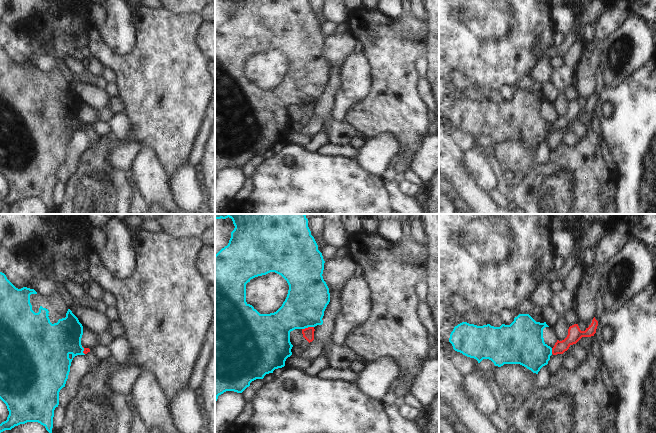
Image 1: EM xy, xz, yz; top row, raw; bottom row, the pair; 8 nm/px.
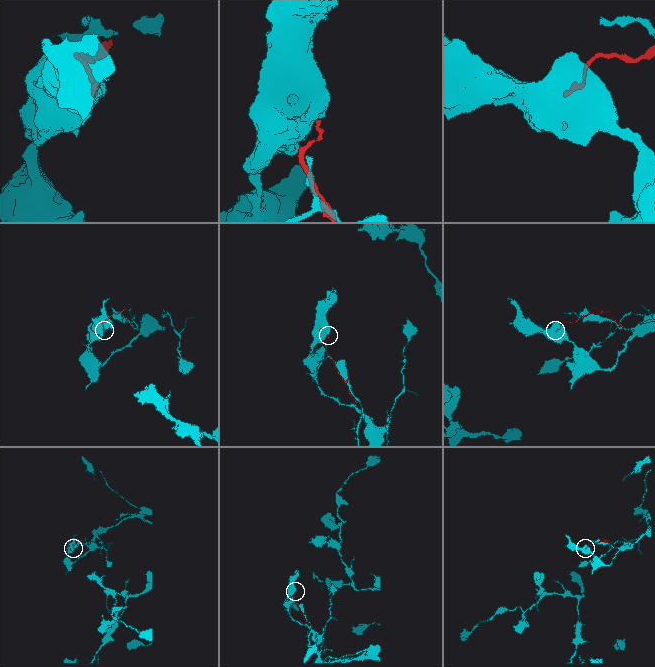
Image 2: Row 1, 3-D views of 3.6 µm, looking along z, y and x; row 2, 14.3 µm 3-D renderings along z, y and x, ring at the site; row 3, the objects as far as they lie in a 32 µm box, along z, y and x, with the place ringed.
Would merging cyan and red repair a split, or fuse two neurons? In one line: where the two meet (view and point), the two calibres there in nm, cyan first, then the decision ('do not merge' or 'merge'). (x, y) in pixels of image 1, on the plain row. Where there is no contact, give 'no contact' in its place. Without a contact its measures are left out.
contact xz (307, 103); calibres 340 and 100 nm; do not merge

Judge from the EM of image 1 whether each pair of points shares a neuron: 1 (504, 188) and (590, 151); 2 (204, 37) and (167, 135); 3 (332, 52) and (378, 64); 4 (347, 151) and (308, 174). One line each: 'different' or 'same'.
1: same
2: different
3: different
4: different

